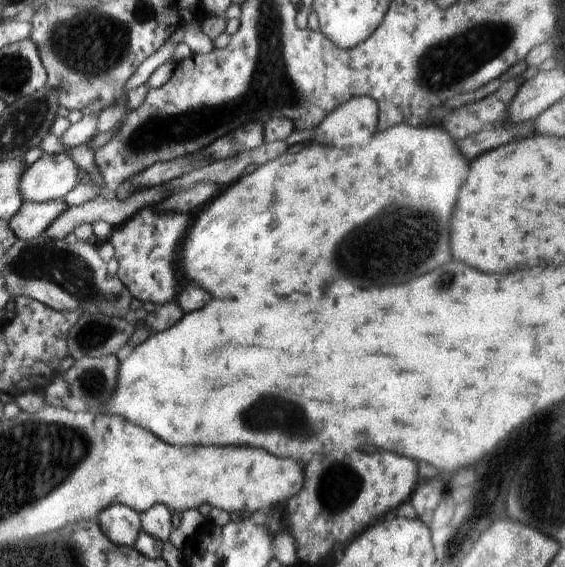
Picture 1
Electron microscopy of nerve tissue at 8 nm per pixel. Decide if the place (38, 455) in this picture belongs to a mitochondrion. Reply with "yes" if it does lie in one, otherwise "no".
yes

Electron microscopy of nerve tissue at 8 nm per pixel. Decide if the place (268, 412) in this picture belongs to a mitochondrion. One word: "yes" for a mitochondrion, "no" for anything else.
yes

